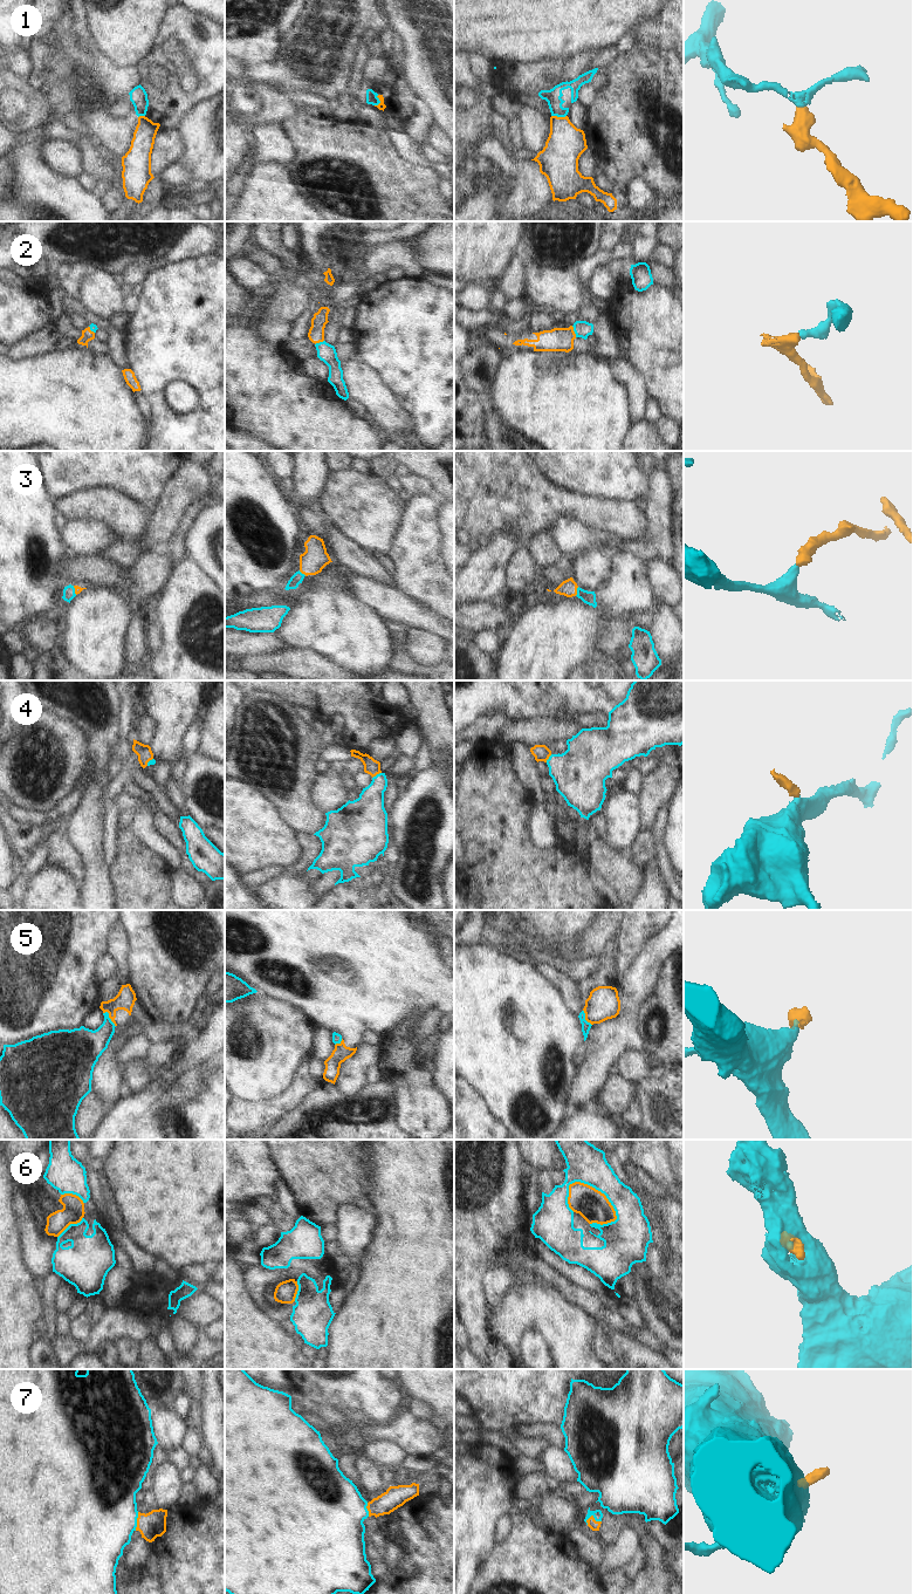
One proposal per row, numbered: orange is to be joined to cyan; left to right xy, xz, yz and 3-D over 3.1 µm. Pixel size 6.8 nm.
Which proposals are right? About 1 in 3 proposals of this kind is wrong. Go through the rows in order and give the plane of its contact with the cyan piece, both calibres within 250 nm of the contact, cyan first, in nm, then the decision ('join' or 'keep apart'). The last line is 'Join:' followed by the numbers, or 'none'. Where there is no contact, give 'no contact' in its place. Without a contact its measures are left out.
1: contact in yz; calibres 110 and 260 nm; keep apart
2: contact in yz; calibres 110 and 160 nm; join
3: contact in yz; calibres 90 and 120 nm; join
4: contact in xz; calibres 220 and 110 nm; join
5: contact in xy; calibres 240 and 130 nm; keep apart
6: contact in yz; calibres 260 and 220 nm; join
7: contact in yz; calibres 70 and 70 nm; join
Join: 2, 3, 4, 6, 7

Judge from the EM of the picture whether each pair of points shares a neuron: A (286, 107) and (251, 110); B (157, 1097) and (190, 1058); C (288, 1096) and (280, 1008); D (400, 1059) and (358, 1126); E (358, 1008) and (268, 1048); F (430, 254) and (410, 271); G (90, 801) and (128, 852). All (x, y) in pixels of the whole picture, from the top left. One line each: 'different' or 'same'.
A: same
B: same
C: different
D: different
E: different
F: different
G: different

